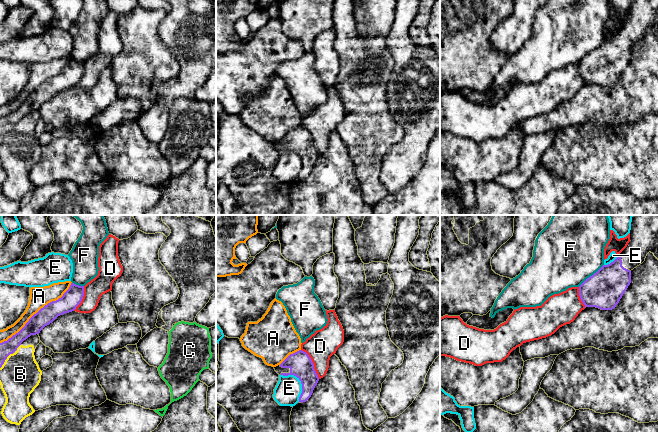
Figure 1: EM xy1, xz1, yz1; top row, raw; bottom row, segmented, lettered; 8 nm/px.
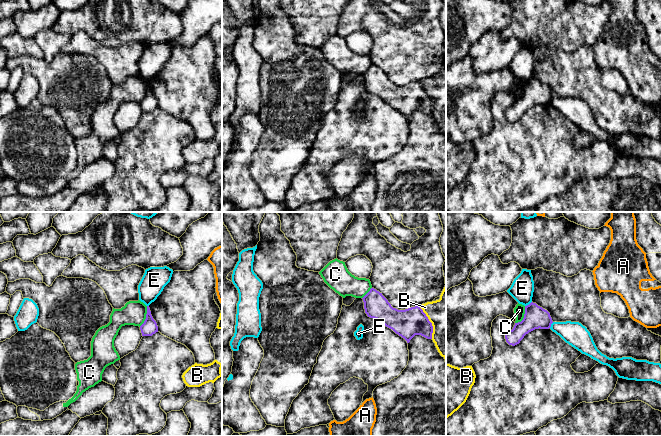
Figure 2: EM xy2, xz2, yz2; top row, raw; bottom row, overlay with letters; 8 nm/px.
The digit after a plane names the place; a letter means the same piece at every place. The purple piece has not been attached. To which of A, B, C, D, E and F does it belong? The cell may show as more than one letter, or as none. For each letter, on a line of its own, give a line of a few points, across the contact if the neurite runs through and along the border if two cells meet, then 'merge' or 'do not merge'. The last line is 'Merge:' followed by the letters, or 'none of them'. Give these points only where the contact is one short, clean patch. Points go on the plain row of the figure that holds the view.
A: do not merge
B: do not merge
C: yz2 (525, 82), (523, 94), (515, 99) | do not merge
D: do not merge
E: do not merge
F: yz1 (603, 40), (578, 62) | do not merge
Merge: none of them

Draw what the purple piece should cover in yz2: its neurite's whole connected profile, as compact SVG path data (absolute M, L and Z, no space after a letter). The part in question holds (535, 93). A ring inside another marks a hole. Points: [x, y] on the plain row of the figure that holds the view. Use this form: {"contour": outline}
{"contour": "M531 78L525 82L524 94L521 98L515 99L512 106L505 110L506 118L515 122L520 119L526 110L535 105L549 105L553 99L550 89Z"}

